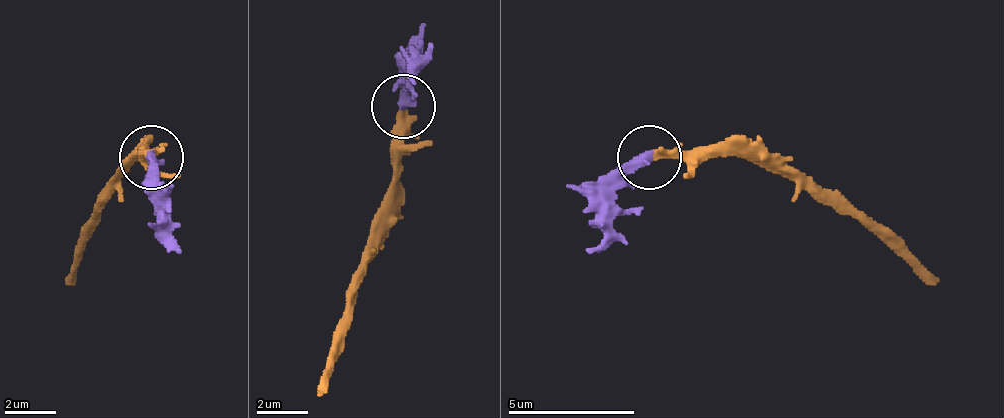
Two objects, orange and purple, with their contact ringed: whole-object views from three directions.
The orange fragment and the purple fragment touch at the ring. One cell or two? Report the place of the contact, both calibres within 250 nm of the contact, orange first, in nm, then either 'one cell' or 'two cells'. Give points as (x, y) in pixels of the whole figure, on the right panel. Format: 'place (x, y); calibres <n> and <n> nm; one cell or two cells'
place (649, 157); calibres 280 and 400 nm; one cell

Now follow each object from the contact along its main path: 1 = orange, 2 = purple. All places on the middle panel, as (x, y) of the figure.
1: (405, 108), (392, 229), (354, 299), (316, 394)
2: (405, 108), (405, 76), (430, 44)

